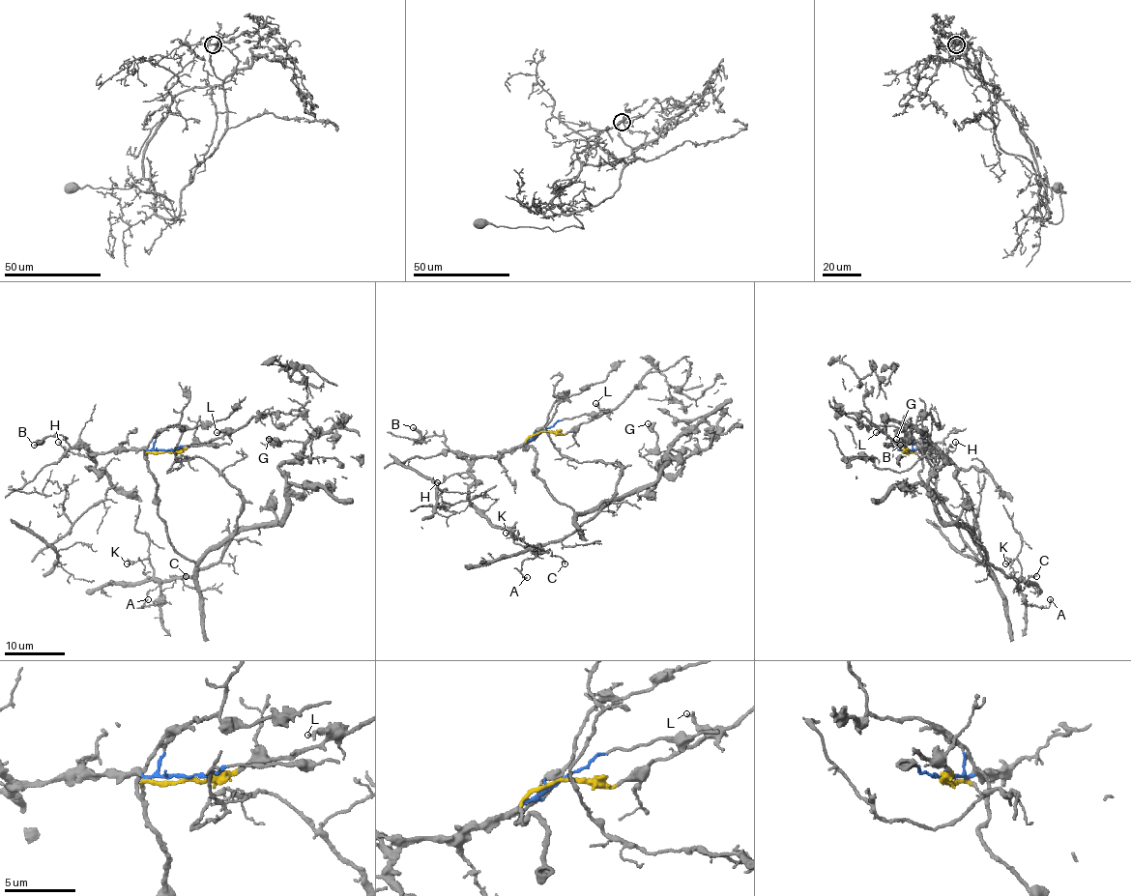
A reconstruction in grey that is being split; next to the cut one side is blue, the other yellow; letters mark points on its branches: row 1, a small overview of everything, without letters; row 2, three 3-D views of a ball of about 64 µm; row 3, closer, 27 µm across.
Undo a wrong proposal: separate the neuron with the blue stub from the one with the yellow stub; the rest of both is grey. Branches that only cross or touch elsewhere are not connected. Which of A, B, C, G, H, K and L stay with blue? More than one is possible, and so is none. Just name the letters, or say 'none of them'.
B, H

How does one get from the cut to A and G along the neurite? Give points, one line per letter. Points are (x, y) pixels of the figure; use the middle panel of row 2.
A: (543, 431), (525, 448), (536, 452), (536, 474), (549, 492), (575, 513), (602, 506), (525, 560), (527, 578)
G: (543, 431), (525, 444), (536, 474), (587, 513), (648, 487), (664, 455), (658, 468), (681, 469), (648, 424)

